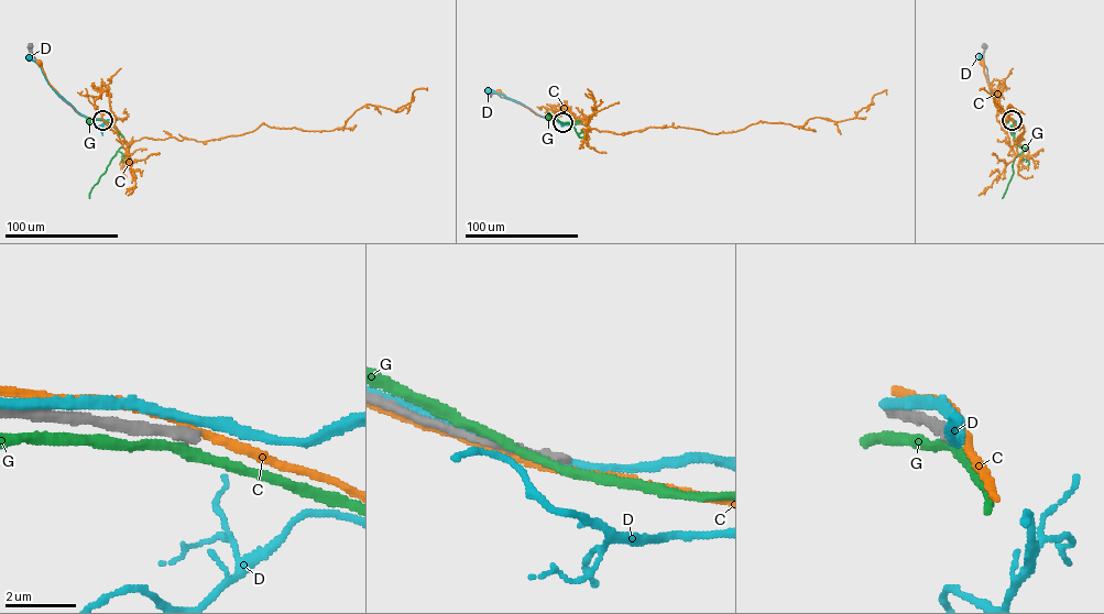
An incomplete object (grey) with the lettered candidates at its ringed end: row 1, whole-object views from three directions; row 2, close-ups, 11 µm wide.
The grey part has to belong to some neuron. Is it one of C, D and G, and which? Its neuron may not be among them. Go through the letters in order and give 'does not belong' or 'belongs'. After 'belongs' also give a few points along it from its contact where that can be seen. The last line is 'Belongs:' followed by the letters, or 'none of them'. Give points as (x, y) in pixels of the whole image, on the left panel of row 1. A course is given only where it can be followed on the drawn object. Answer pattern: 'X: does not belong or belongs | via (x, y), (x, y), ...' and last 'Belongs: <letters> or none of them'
C: does not belong
D: does not belong
G: does not belong
Belongs: none of them

